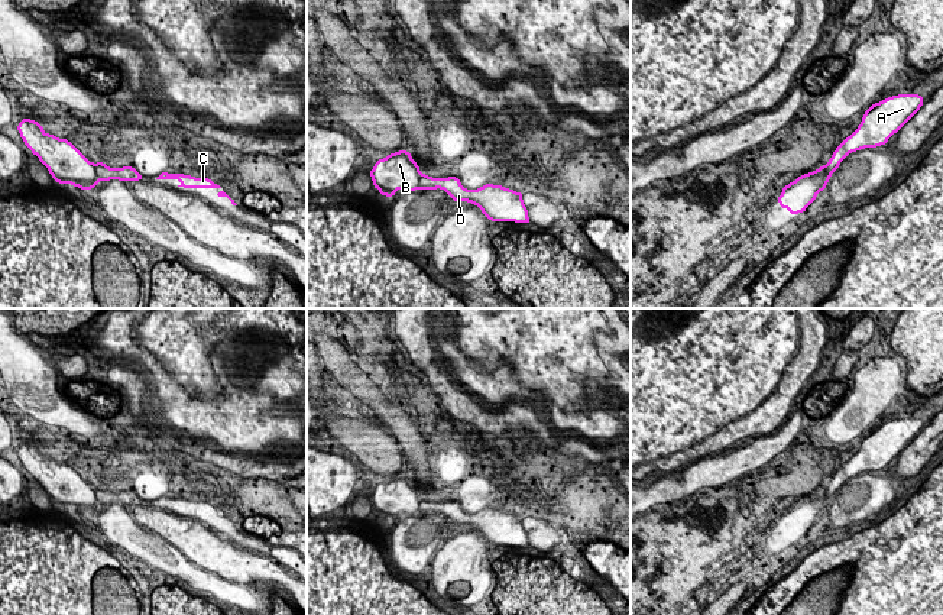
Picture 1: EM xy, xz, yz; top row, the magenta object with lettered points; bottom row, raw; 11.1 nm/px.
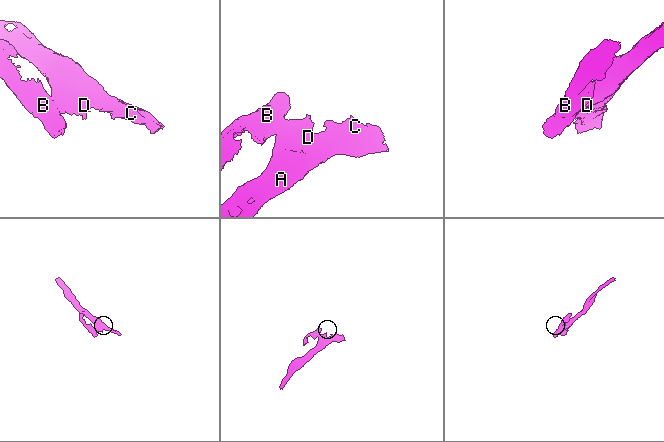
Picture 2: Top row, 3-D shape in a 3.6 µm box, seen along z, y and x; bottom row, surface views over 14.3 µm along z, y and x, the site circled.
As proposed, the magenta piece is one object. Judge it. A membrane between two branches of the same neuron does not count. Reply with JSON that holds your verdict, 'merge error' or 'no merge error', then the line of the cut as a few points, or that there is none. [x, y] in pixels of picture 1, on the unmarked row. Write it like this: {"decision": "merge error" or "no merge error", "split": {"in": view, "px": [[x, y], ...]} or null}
{"decision": "merge error", "split": {"in": "xy", "px": [[93, 488], [99, 504]]}}

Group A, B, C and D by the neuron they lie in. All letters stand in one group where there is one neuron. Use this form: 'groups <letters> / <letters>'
groups A C D / B

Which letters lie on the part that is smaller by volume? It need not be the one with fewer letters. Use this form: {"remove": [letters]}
{"remove": ["B"]}

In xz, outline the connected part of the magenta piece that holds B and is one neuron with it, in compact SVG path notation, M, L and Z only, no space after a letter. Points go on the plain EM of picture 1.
M399 475L379 483L369 498L373 511L386 521L393 521L401 512L418 514L421 502L419 491L406 475Z

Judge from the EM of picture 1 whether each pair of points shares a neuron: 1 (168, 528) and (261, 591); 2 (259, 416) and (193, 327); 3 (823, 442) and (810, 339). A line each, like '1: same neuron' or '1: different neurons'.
1: different neurons
2: same neuron
3: different neurons

